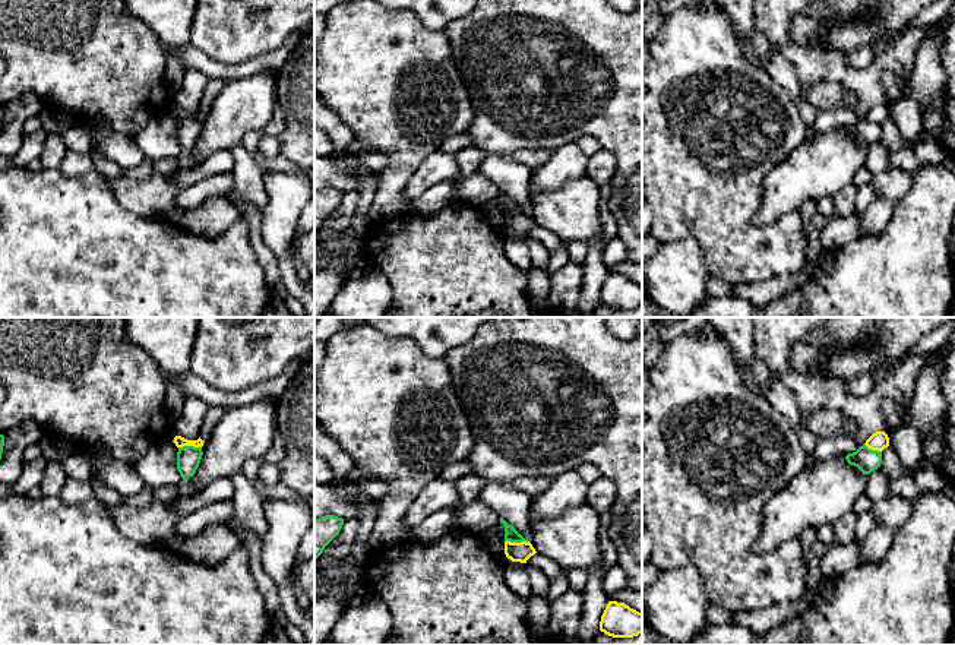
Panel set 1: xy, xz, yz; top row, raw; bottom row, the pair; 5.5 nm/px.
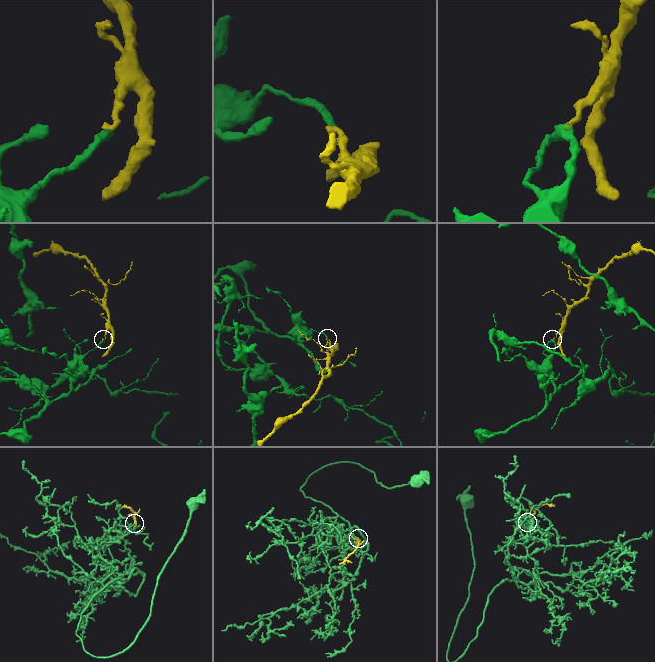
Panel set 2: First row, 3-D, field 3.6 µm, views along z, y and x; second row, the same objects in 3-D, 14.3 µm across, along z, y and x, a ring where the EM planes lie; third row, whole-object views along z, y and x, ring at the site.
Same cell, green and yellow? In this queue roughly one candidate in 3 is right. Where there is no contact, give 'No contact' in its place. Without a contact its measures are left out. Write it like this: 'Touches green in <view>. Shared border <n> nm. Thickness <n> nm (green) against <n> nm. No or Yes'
Touches green in xz. Shared border 140 nm. Thickness 70 nm (green) against 110 nm. No

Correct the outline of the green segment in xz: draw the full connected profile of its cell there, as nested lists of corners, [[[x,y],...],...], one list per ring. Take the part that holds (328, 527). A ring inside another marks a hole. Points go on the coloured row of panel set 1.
[[[325,515],[314,521],[314,560],[325,547],[339,534],[344,519],[335,515]]]

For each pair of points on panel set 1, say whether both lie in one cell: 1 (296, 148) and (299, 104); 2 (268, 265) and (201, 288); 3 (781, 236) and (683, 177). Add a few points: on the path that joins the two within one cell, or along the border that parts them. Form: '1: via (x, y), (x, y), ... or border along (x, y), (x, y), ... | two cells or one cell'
1: via (299, 138), (299, 114) | one cell
2: border along (249, 234), (249, 242), (272, 297) | two cells
3: via (756, 236), (742, 236), (708, 202) | one cell

